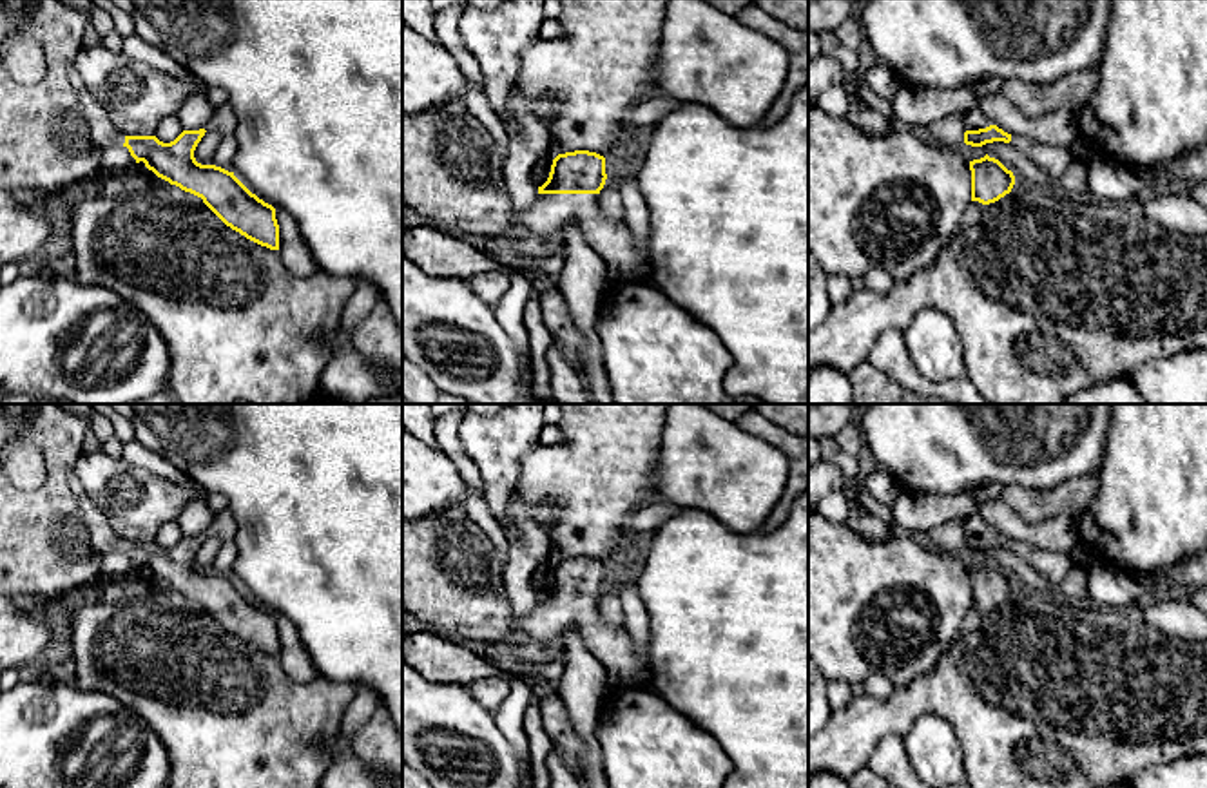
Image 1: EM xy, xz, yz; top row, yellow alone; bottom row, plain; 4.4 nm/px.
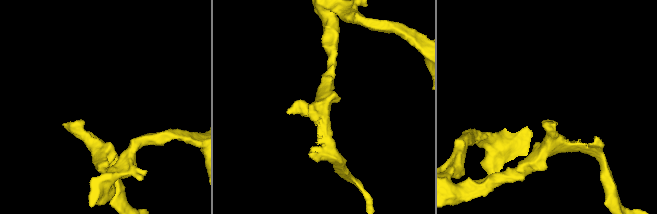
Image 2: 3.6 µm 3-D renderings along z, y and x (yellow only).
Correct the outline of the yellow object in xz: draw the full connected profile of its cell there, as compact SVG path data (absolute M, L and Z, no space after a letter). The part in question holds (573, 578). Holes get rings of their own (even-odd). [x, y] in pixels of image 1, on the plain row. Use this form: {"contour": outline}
{"contour": "M451 505L417 520L402 518L402 609L415 627L437 627L464 639L482 643L502 643L511 638L546 643L549 639L562 639L569 629L578 629L585 649L602 661L614 677L629 683L632 674L640 668L640 659L634 652L631 634L623 627L611 627L600 618L598 600L605 585L604 562L589 556L558 560L553 565L547 587L538 592L535 609L520 616L506 594L504 560L493 540L468 516L466 507Z"}

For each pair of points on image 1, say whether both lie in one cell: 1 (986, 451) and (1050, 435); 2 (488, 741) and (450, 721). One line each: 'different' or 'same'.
1: same
2: same

